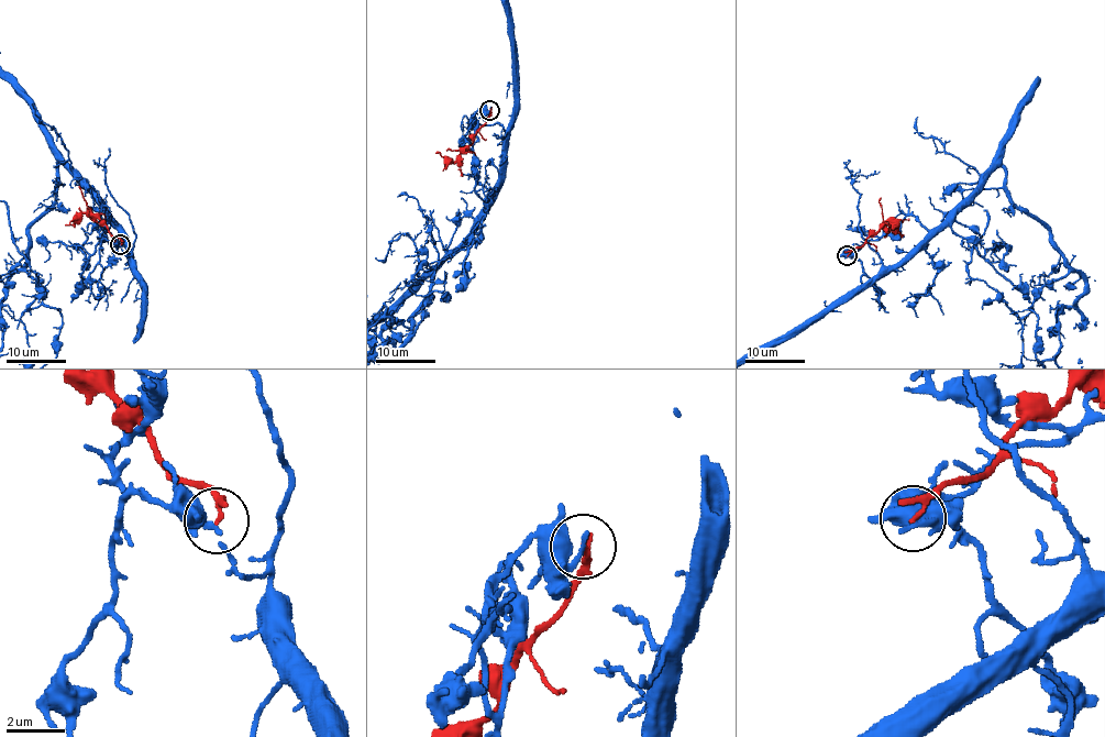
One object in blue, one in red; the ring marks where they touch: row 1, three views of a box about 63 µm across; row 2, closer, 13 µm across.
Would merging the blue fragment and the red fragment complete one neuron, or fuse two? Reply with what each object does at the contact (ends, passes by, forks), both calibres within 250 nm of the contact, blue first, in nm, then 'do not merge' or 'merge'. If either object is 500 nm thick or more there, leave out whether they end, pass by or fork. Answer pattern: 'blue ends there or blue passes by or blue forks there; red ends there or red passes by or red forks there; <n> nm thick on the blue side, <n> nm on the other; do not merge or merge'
blue ends there; red passes by; 360 nm thick on the blue side, 140 nm on the other; do not merge

